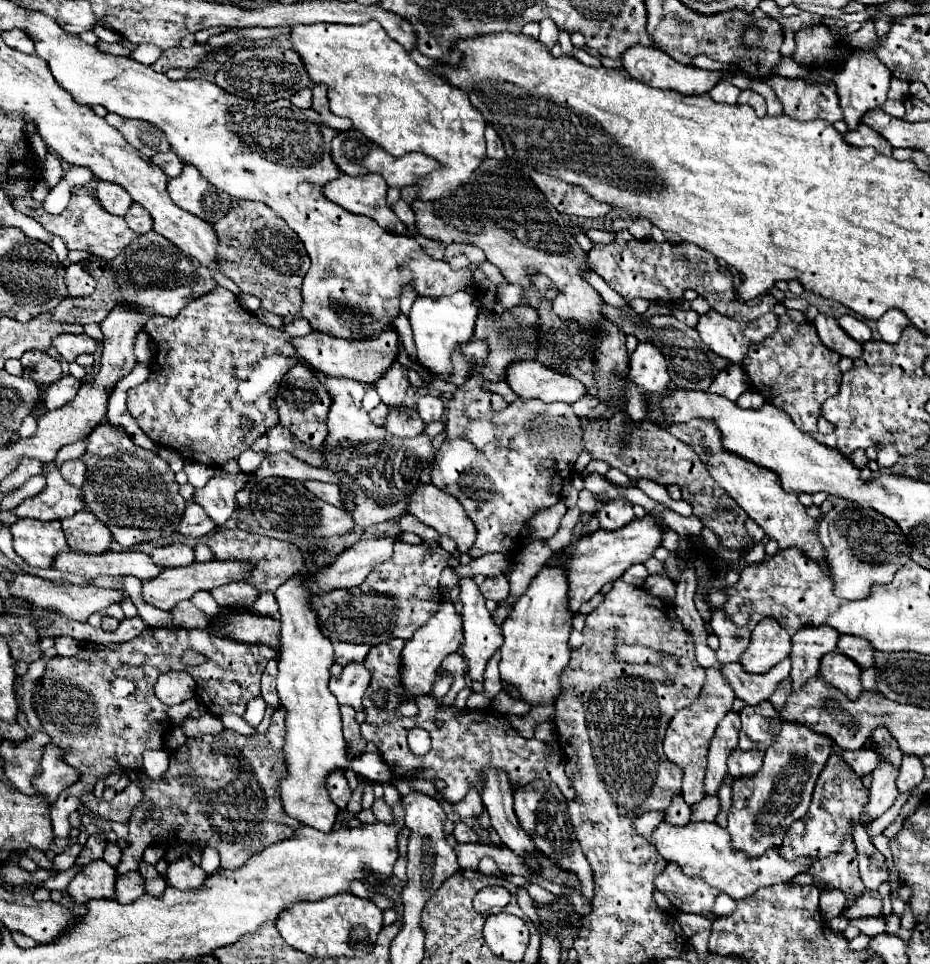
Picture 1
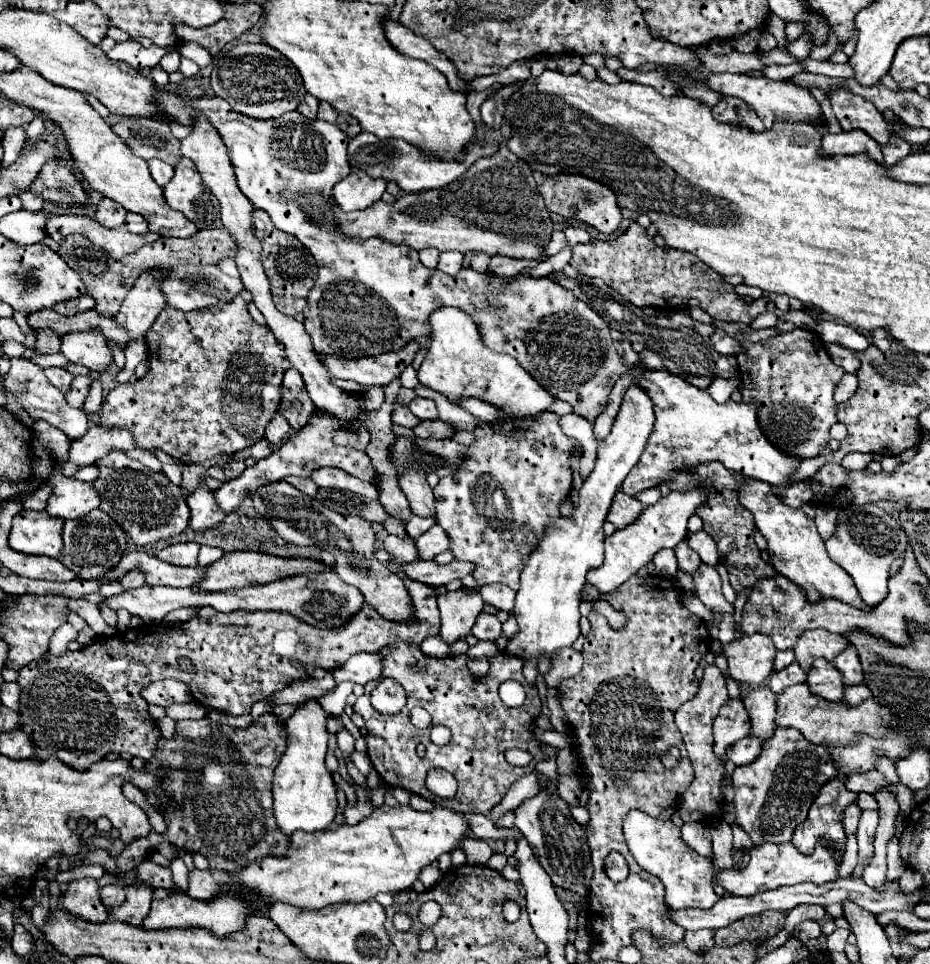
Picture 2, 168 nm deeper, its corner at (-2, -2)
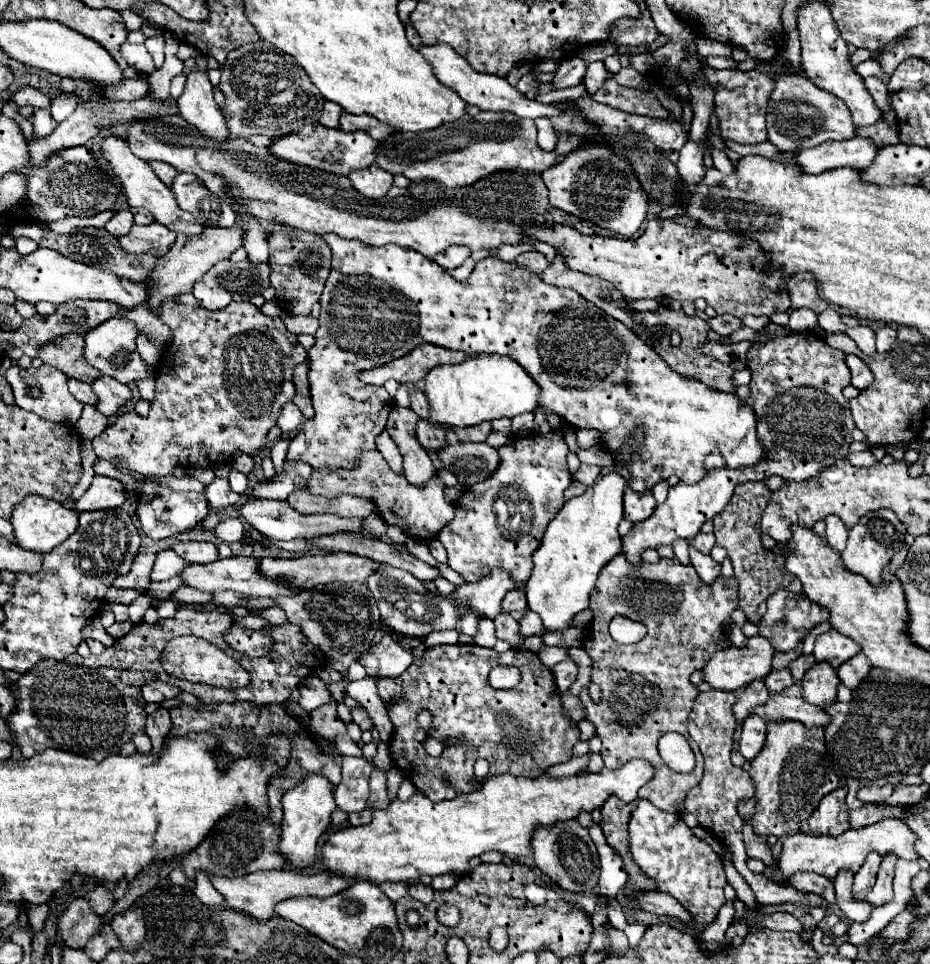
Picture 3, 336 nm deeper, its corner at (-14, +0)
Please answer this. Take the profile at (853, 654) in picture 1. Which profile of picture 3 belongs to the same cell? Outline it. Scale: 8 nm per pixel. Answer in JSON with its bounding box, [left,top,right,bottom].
[836,652,872,690]

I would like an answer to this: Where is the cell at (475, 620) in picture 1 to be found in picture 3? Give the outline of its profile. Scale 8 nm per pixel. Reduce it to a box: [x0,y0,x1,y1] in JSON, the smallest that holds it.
[494,612,522,648]

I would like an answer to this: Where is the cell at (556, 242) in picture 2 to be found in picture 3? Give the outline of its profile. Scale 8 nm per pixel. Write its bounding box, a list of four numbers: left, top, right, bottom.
[516,252,548,276]

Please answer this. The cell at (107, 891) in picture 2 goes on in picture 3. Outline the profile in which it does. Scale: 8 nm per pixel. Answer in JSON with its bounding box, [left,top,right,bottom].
[84,886,114,916]

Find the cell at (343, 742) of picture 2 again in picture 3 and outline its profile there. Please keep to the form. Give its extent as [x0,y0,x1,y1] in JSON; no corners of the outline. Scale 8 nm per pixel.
[350,706,374,730]

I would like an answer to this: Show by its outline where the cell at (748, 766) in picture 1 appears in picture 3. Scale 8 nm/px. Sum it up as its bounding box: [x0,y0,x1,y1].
[740,716,766,760]

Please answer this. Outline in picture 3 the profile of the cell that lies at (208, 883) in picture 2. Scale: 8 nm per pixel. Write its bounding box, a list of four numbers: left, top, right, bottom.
[210,870,352,922]

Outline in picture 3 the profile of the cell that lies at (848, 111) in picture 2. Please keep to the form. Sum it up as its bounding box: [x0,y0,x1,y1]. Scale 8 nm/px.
[798,2,882,126]

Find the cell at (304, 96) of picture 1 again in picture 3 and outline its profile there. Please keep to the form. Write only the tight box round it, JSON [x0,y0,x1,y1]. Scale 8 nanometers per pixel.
[320,102,342,128]

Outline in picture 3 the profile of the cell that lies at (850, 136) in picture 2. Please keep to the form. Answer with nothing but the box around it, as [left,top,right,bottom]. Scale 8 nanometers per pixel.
[796,138,876,174]

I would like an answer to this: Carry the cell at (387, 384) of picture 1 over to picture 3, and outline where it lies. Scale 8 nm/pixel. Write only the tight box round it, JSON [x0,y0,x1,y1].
[416,420,448,452]

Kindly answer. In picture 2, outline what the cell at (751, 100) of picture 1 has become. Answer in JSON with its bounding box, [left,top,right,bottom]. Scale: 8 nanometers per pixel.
[712,96,764,132]

